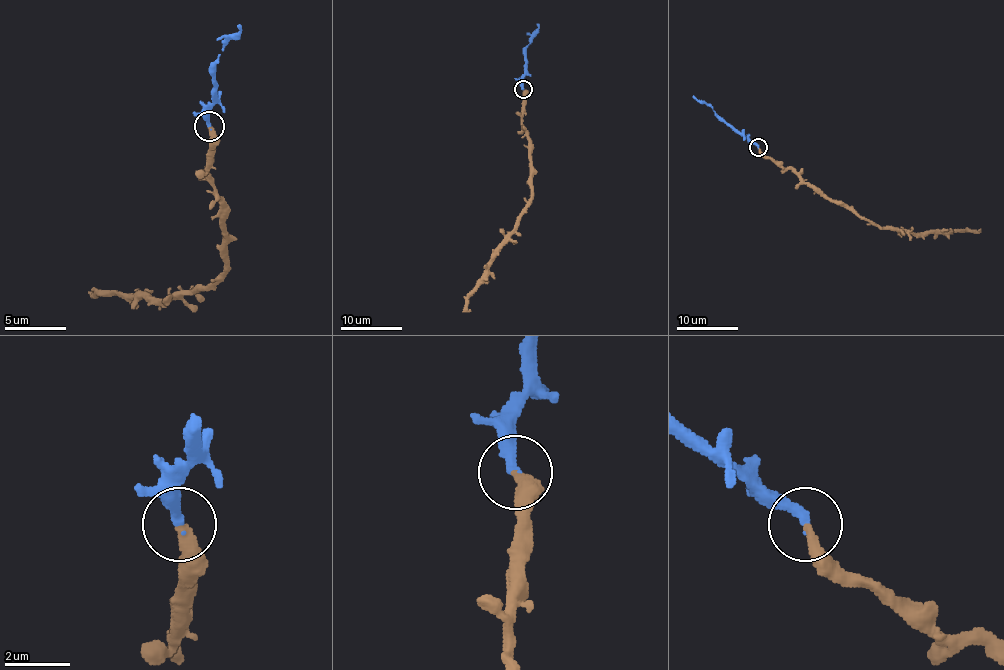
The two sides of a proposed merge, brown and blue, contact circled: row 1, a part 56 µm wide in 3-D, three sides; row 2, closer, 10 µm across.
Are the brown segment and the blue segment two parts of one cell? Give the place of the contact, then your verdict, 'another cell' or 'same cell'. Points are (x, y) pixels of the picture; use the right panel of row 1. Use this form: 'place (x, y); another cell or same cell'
place (758, 147); same cell

